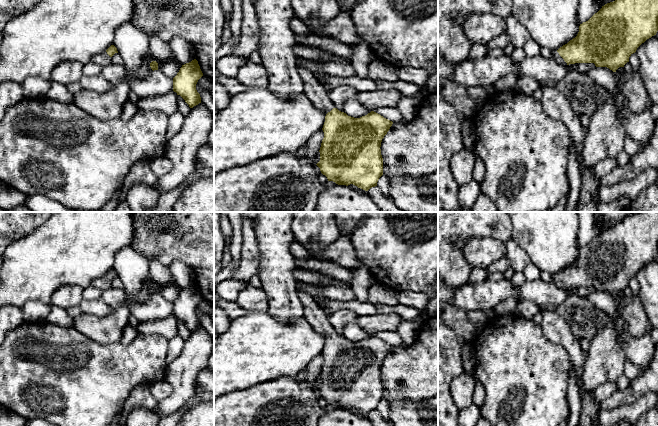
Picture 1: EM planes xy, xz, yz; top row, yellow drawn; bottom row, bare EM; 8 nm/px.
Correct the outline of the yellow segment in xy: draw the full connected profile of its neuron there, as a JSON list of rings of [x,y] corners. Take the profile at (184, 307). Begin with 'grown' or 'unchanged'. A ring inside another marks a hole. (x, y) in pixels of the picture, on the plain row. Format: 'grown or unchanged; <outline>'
unchanged; [[[196,283],[182,289],[173,302],[173,315],[180,319],[190,332],[201,327],[200,318],[196,314],[198,304],[203,300]]]

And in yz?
grown; [[[636,212],[621,222],[607,227],[588,245],[579,250],[575,262],[558,274],[553,274],[551,284],[562,290],[575,287],[594,287],[613,296],[629,286],[629,281],[647,263],[658,255],[658,212]]]

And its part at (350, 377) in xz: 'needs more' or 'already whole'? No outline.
needs more

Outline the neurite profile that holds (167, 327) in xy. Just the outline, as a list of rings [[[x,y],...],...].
[[[173,314],[163,319],[140,321],[137,332],[144,335],[157,335],[170,340],[177,335],[178,319]]]

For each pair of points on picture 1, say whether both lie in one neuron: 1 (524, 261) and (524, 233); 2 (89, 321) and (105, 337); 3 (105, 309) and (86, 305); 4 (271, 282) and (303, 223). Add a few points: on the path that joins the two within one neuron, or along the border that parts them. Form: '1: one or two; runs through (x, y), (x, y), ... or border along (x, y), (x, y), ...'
1: two; border along (511, 237), (531, 262)
2: one; runs through (93, 325), (101, 333)
3: one; runs through (100, 308), (91, 307)
4: two; border along (291, 222), (291, 232), (295, 240)

